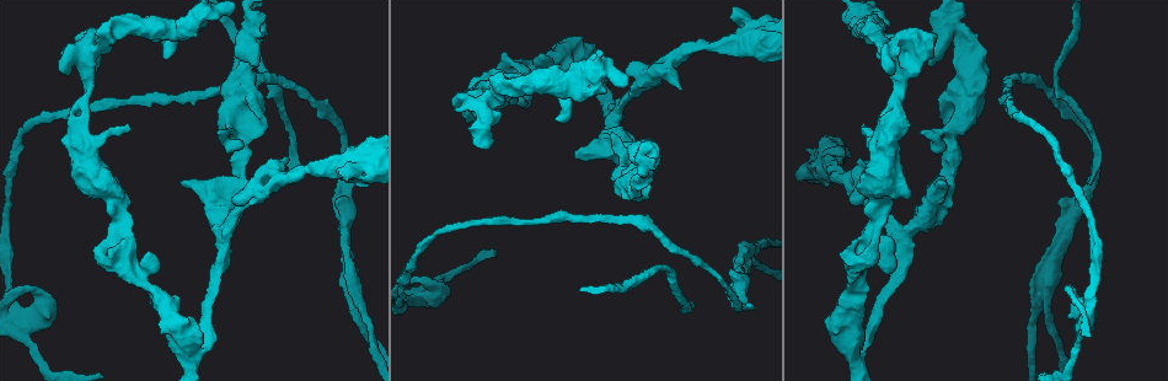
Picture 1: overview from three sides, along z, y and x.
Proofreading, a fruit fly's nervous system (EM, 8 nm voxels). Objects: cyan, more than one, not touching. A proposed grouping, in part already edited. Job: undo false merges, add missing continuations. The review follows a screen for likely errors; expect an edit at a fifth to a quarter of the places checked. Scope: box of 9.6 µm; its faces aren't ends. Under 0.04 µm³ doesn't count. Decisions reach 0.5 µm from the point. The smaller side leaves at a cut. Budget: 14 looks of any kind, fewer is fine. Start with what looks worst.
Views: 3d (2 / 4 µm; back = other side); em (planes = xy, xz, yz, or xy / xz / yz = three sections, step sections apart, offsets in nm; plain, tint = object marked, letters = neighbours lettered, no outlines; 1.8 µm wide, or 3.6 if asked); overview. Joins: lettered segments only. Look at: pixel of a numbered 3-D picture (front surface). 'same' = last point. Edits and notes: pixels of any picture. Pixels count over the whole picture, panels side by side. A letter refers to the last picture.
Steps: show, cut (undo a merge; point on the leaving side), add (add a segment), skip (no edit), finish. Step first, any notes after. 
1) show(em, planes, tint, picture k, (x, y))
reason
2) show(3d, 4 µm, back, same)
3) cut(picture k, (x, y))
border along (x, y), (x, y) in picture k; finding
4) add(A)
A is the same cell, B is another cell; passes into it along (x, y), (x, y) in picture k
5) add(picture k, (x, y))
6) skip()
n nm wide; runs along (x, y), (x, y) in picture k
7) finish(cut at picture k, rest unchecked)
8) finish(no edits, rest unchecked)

show(em, yz, step 4, tint, picture 1, (19, 321))
sharp bend

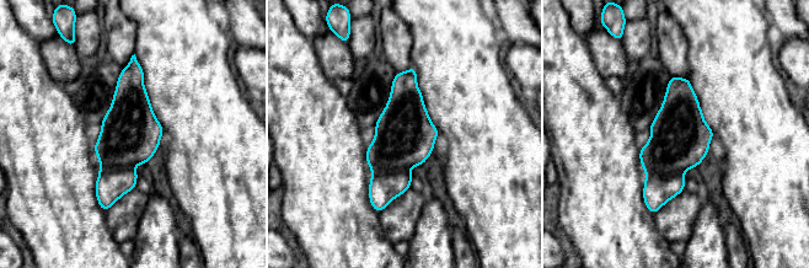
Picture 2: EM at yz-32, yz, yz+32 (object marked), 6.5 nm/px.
show(em, xy, step 16, letters, same)
another direction

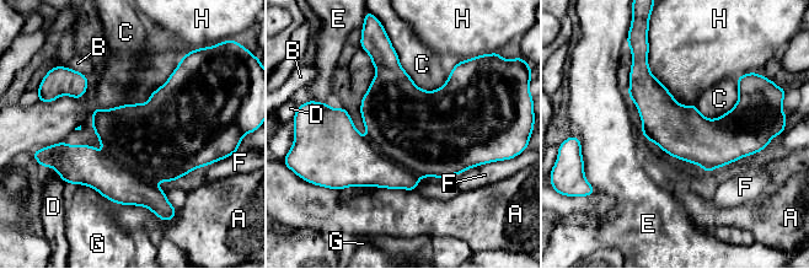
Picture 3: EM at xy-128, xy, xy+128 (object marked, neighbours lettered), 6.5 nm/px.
skip()
A, B, C, D, E, F, G and H are other cells; border along (647, 54), (669, 92), (695, 105) in picture 3; one cell here

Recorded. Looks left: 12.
show(em, xy, step 8, tint, picture 1, (253, 199))
sharp bend

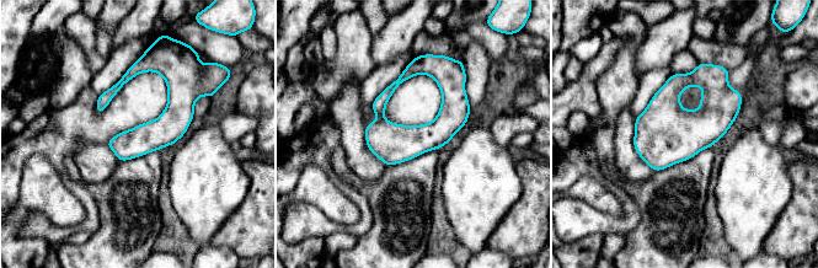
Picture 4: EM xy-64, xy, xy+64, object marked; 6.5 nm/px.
show(em, planes, tint, same)

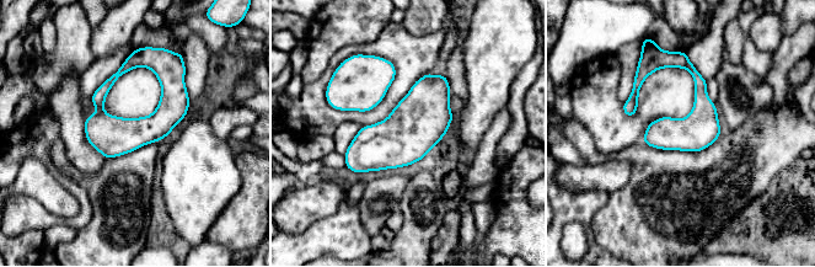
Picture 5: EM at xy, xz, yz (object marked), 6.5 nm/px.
show(em, planes, letters, same)

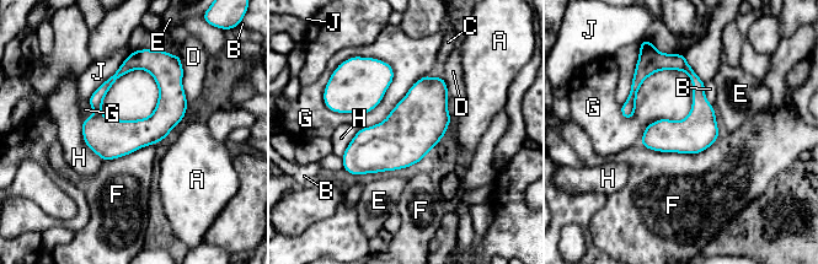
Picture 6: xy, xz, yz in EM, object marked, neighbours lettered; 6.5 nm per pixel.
skip()
A, B, C, D, E, F, G, H and J are other cells; runs along (137, 58), (97, 97), (106, 157) in picture 6; all the same cell

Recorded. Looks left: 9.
show(3d, 2 µm, back, picture 1, (1090, 182))
thin end

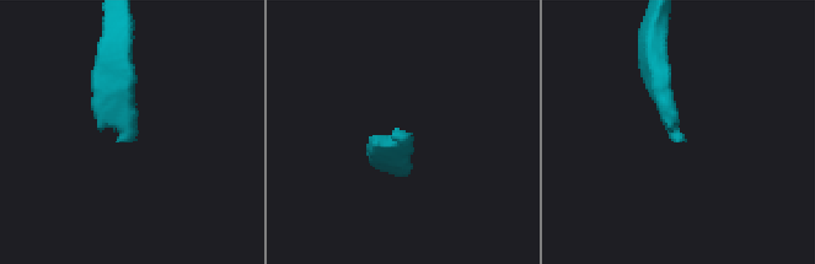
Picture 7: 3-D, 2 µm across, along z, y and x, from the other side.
show(em, xy, step 16, letters, picture 7, (120, 140))
need the tissue

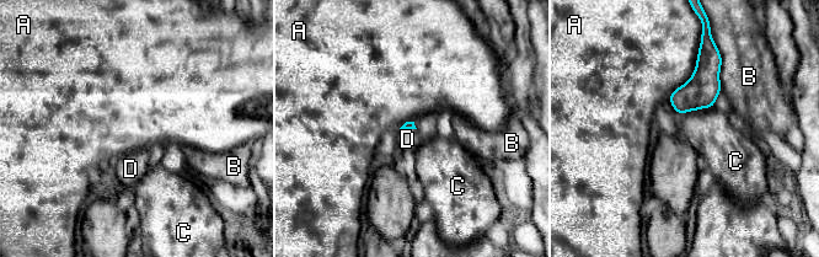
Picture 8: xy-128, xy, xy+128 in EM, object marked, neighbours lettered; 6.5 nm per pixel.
add(D)
D is the same cell, A, B and C are other cells; passes into it along (408, 124), (408, 128), (407, 139) in picture 8; it goes on there

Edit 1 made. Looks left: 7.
show(em, planes, letters, picture 1, (629, 162))
thick turns thin

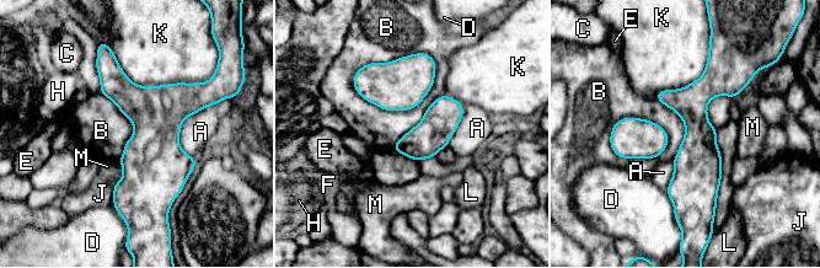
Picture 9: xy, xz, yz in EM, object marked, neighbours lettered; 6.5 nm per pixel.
skip()
A, B, C, D, E, F, H, J, K, L and M are other cells; runs along (709, 60), (681, 204) in picture 9; one cell here

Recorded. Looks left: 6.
show(em, planes, letters, picture 1, (357, 291))

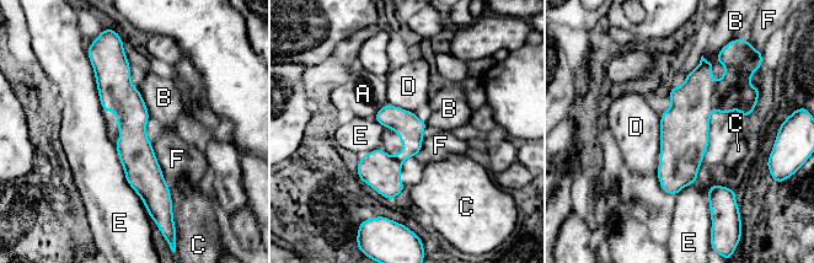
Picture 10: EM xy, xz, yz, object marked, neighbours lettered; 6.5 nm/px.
skip()
180 nm wide; A, B, C, D, E and F are other cells; runs along (118, 60), (150, 204) in picture 10; one cell here

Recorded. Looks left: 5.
show(em, xy, step 4, letters, picture 1, (746, 14))
free end

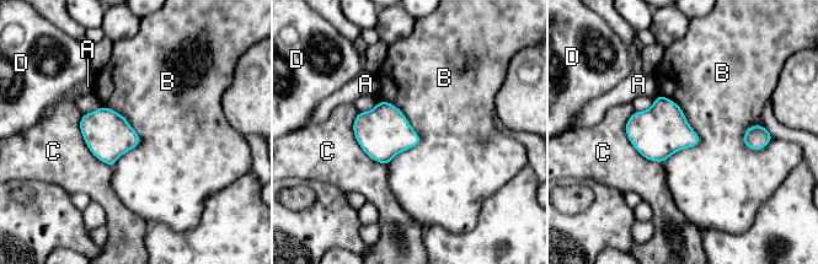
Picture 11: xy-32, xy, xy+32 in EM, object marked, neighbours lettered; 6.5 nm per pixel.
skip()
A, B, C and D are other cells; border along (659, 95), (700, 139), (663, 162) in picture 11; none of them fits

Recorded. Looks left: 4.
finish(add at picture 8, rest unchecked)

